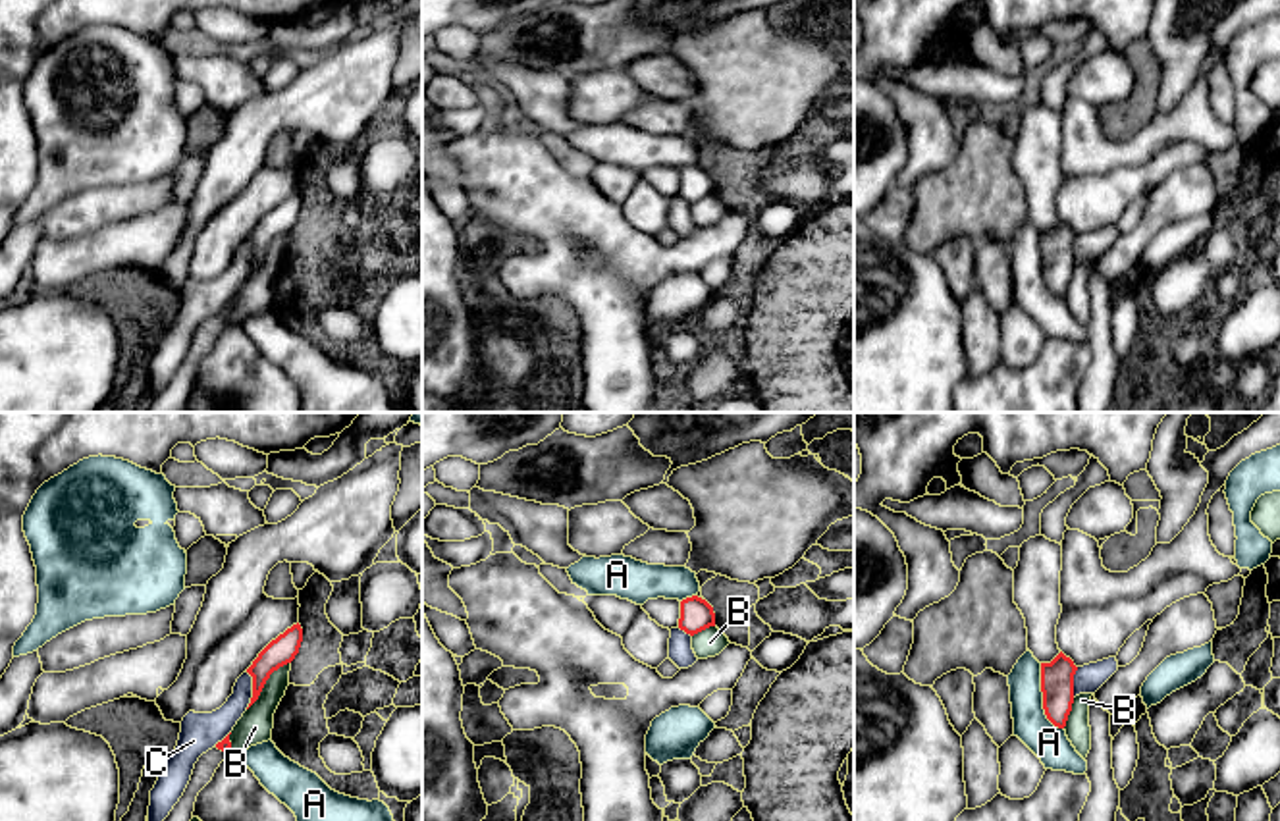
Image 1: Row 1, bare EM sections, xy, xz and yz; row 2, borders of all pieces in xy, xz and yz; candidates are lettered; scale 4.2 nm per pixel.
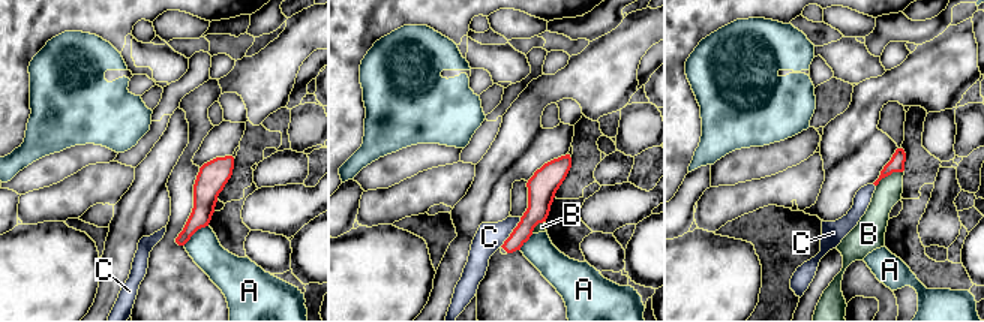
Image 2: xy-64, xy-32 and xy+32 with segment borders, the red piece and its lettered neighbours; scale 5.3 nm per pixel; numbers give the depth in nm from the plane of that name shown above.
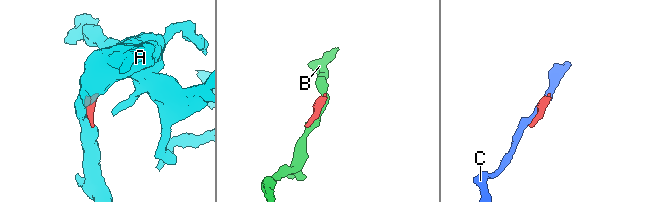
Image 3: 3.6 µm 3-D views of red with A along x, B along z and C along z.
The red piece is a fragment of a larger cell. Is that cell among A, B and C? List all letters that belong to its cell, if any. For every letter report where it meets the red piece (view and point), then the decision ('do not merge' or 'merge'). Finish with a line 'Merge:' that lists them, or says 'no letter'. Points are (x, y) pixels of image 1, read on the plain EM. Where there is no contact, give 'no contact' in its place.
A: meets red in yz at (1043, 266); do not merge
B: meets red in xy at (265, 251); do not merge
C: meets red in xy at (253, 259); do not merge
Merge: no letter

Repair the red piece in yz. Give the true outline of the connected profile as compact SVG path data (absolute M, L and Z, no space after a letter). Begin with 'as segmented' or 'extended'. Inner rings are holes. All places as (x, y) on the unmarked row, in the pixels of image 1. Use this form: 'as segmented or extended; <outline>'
as segmented; M1062 220L1051 229L1041 231L1041 260L1047 287L1064 297L1074 272L1074 243L1078 235Z

